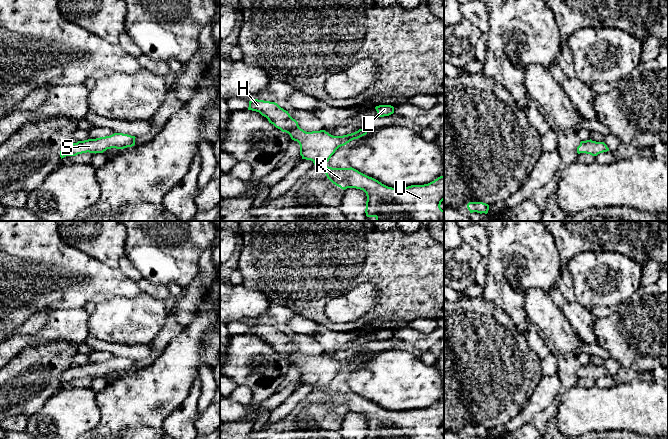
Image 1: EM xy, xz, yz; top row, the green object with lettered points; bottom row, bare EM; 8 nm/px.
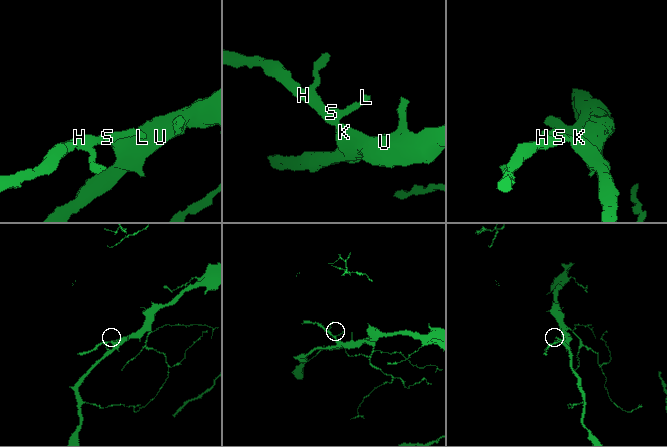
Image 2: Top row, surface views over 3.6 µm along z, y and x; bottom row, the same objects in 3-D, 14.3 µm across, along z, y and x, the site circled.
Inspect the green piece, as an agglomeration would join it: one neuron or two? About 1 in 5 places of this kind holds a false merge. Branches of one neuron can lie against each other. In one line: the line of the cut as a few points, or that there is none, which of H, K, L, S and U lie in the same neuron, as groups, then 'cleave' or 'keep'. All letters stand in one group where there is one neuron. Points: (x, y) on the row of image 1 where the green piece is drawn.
no cut | H K L S U | keep

